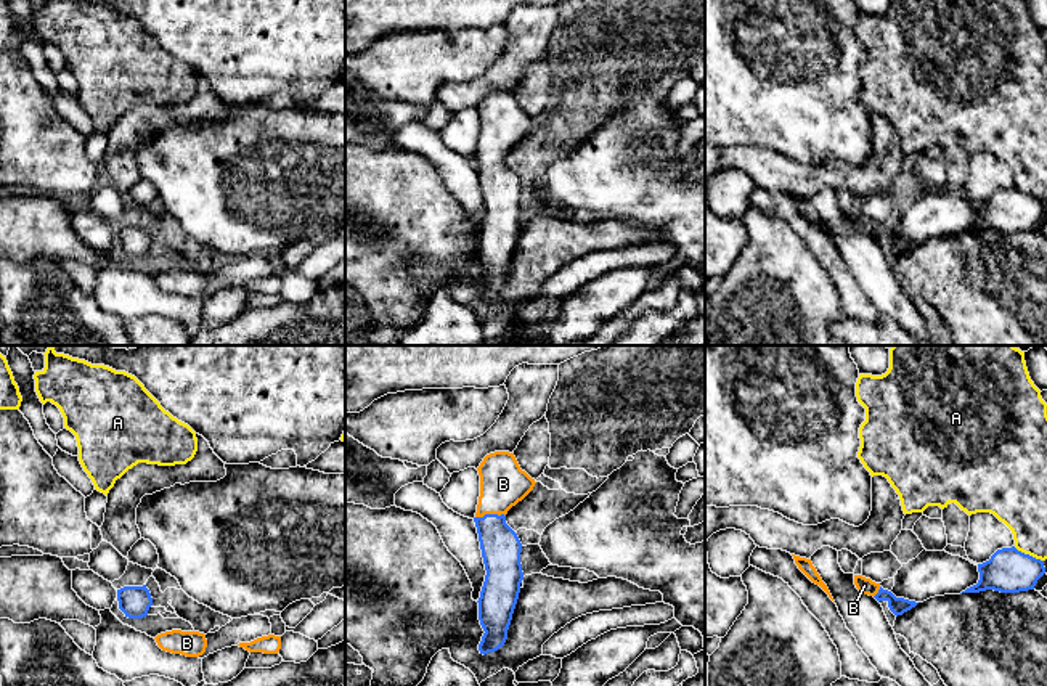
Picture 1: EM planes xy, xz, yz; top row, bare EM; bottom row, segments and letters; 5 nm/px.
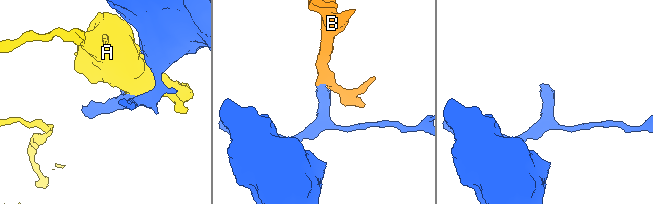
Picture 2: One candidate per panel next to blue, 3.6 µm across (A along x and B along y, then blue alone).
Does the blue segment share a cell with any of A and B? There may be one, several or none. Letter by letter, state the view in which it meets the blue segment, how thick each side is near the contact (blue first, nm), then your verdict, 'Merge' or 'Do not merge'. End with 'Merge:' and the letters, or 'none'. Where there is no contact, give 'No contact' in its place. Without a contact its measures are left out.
A: Touches blue in yz. Thickness 220 nm (blue) against 240 nm. Do not merge
B: Touches blue in xz. Thickness 200 nm (blue) against 240 nm. Merge
Merge: B

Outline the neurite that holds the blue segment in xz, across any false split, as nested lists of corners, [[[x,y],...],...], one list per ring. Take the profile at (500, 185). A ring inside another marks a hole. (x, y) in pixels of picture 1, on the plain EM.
[[[509,92],[487,95],[477,111],[480,137],[474,162],[487,210],[477,241],[479,260],[485,272],[479,291],[485,296],[504,286],[524,220],[522,183],[506,164],[506,154],[536,122],[520,109]]]

